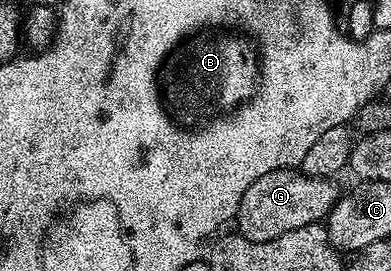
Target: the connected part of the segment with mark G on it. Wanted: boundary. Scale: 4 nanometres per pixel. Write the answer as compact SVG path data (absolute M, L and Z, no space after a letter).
M280 168L271 174L263 174L247 186L247 194L239 202L235 217L236 231L251 242L271 242L287 230L299 230L299 226L324 221L337 205L343 192L333 185L332 179L324 176L309 176L297 168Z

